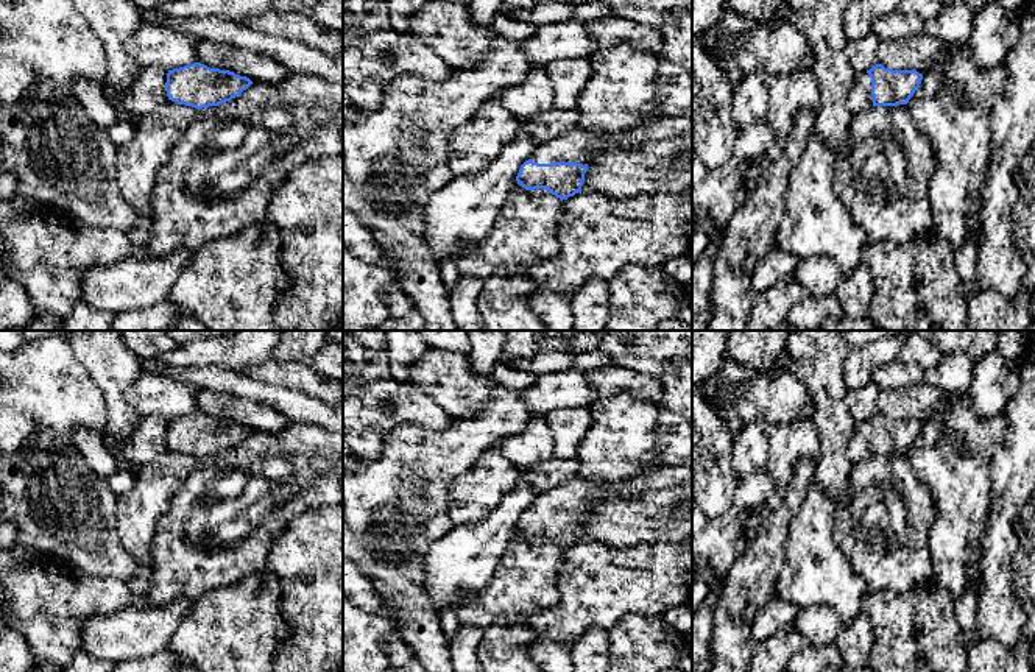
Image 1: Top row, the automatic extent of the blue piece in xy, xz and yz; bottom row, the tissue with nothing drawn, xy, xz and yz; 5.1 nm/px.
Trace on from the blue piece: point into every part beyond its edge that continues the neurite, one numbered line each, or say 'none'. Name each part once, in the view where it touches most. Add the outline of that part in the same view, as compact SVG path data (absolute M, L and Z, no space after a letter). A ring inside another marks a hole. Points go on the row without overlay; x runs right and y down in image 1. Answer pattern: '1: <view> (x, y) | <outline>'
1: xz (574, 496) | M692 460L680 466L659 466L648 474L622 479L614 483L577 476L566 485L538 494L532 510L538 513L577 511L588 515L591 511L589 502L597 497L599 490L630 497L650 490L667 490L681 483L692 483Z

